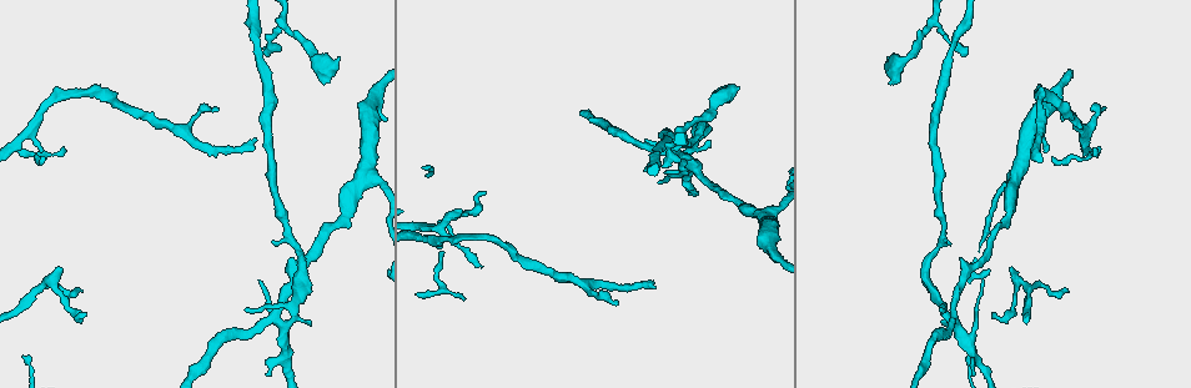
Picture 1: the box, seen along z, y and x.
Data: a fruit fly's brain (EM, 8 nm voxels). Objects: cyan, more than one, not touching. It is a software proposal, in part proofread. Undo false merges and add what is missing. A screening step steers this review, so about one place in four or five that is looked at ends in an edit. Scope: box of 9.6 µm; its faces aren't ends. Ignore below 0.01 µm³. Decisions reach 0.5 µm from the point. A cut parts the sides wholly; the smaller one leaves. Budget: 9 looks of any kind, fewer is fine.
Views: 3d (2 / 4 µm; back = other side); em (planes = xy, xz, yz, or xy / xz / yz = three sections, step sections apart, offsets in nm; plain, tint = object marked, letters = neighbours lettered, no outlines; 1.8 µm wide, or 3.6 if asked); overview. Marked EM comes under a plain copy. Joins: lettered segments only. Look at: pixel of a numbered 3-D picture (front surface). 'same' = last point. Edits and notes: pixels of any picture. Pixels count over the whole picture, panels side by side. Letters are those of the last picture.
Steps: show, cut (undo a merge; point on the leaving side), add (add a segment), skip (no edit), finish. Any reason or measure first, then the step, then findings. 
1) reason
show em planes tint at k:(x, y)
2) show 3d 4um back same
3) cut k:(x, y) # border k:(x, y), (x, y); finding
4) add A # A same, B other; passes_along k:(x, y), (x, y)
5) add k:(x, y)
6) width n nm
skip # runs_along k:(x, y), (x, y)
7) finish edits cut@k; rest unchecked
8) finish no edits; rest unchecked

free end
show em planes letters at 1:(653, 288)

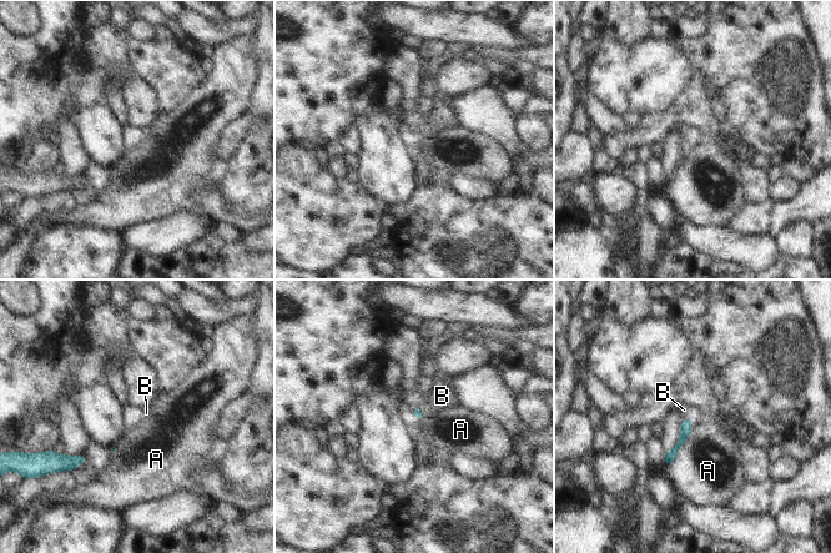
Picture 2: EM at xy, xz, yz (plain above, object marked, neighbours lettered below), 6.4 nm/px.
add B # A other, B same; passes_along 2:(416, 412), (422, 413), (442, 396); it goes on there

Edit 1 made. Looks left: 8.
show overview

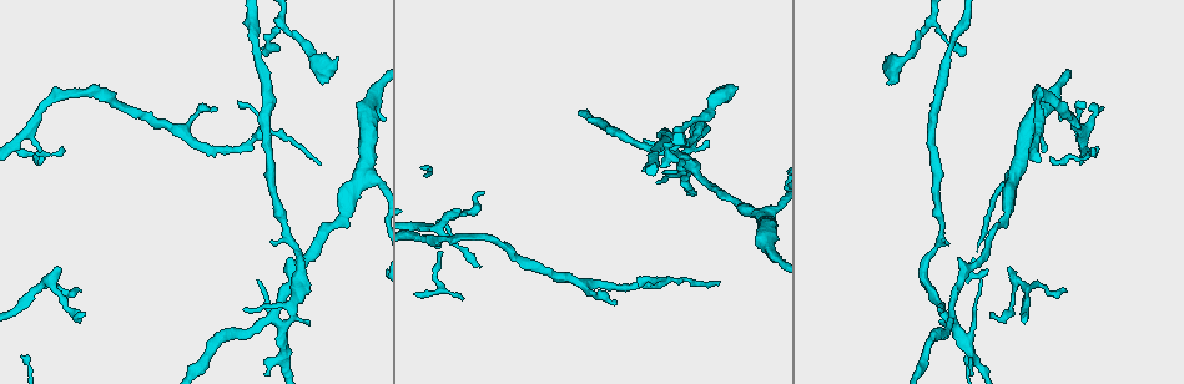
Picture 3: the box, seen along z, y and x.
free end
show 3d 2um at 3:(982, 281)

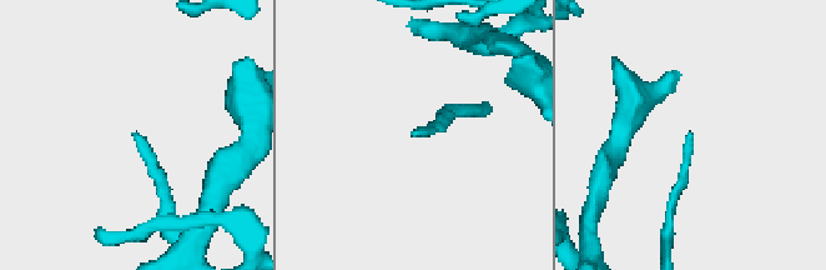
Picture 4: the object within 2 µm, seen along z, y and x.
need the tissue
show em xz step 16 letters at 4:(135, 132)

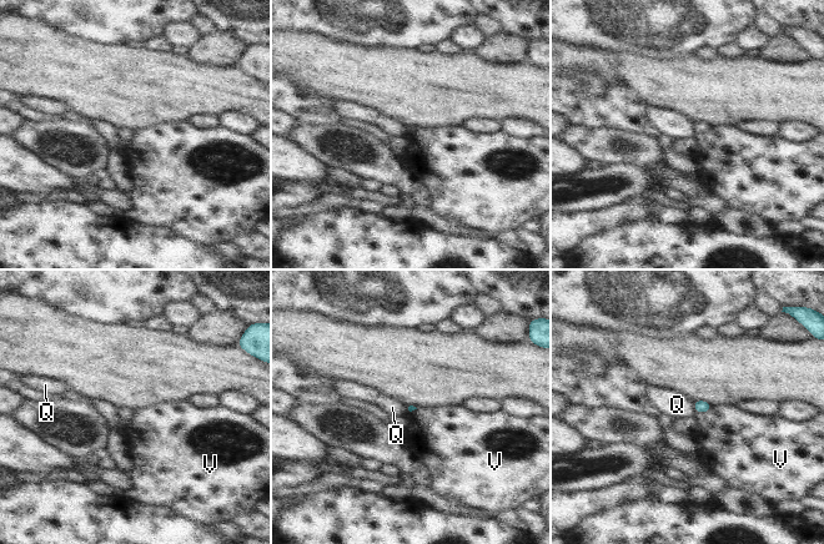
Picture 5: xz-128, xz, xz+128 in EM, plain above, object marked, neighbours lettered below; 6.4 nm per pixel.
another direction
show em planes letters same

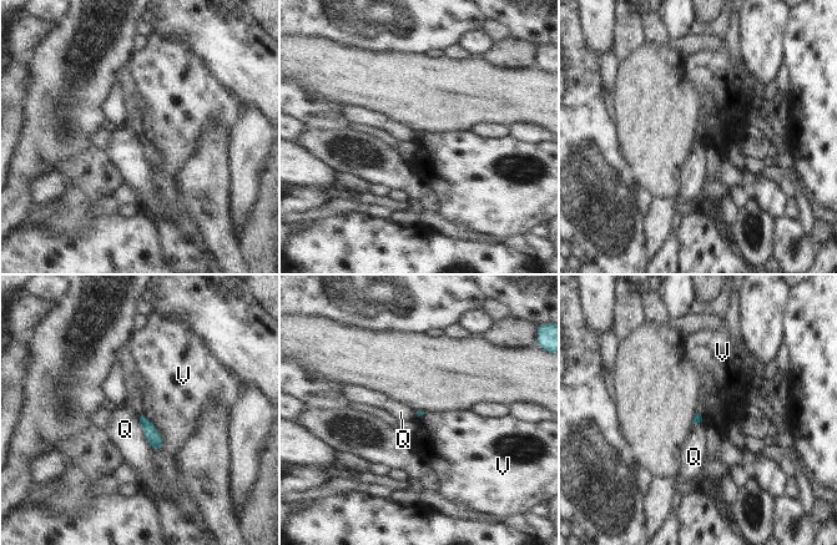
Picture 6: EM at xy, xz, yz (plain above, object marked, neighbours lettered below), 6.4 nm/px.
skip # Q other, V other; border 6:(141, 413), (161, 438), (159, 450); none of them fits

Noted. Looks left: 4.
branch point
show 3d 2um at 3:(1026, 289)

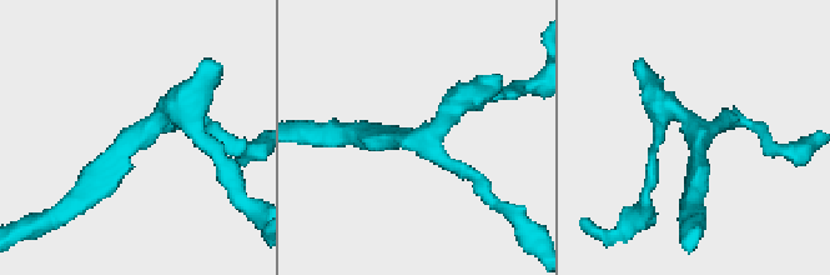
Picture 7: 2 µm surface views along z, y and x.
arms 3; need the tissue
show em xy step 8 tint at 7:(152, 129)

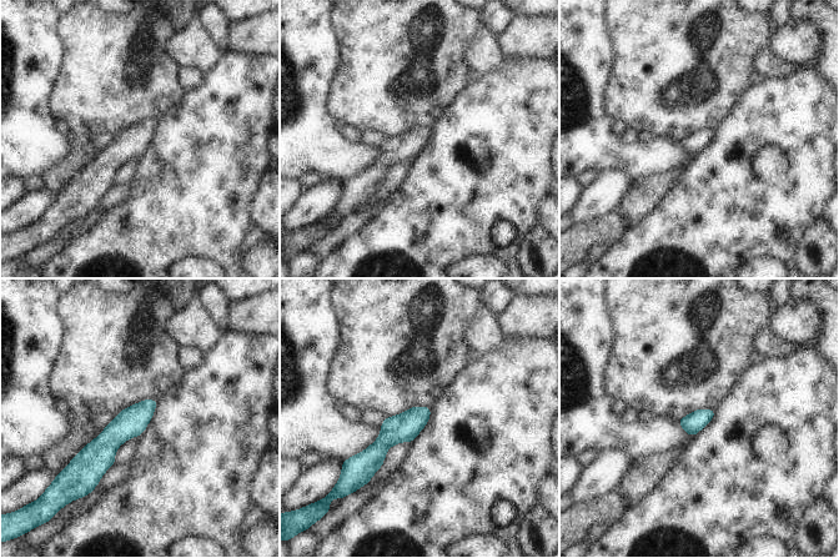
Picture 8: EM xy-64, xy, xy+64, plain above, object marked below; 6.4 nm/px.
show em planes letters same

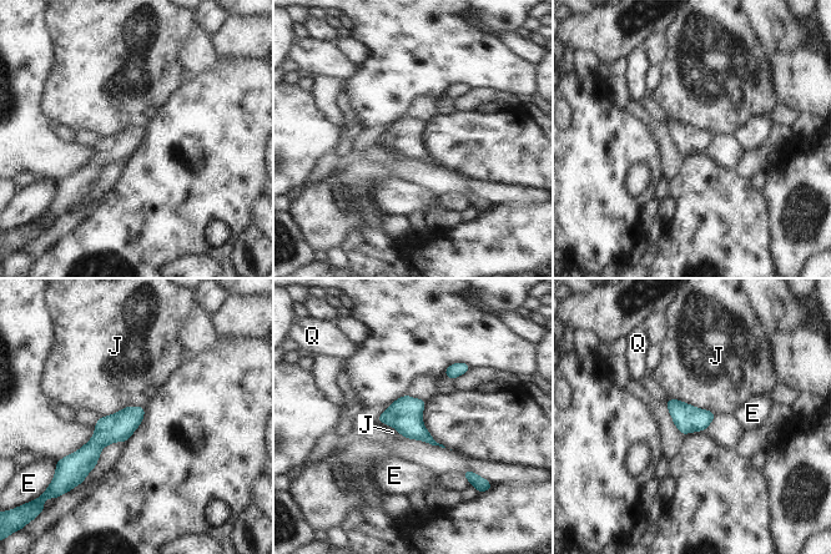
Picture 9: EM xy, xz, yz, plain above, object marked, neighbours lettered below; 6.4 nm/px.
skip # E other, J other, Q other; runs_along 9:(141, 409), (112, 428), (76, 466); continuous, no second neuron

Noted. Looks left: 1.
side arm on a straight run
show em planes letters at 3:(949, 50)

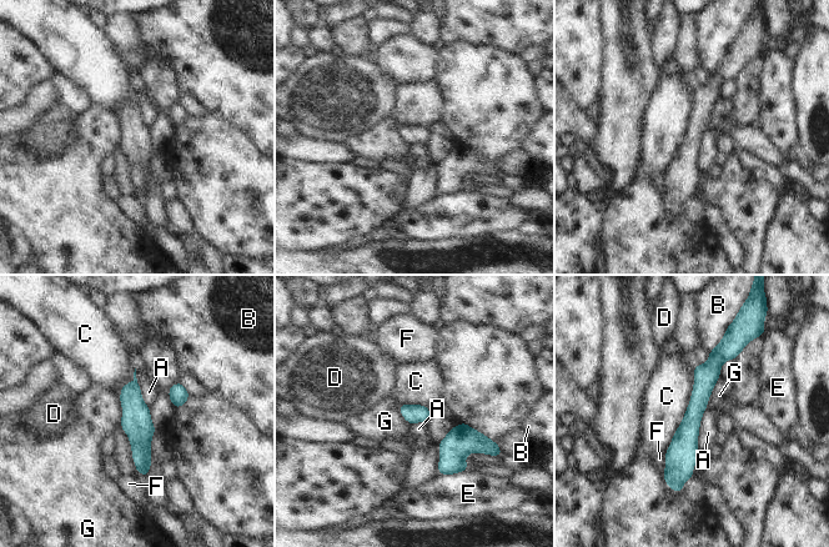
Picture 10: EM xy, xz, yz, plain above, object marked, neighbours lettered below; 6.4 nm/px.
skip # A other, B other, C other, D other, E other, F other, G other; one neuron here

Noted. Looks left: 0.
finish edits add@2; rest unchecked

